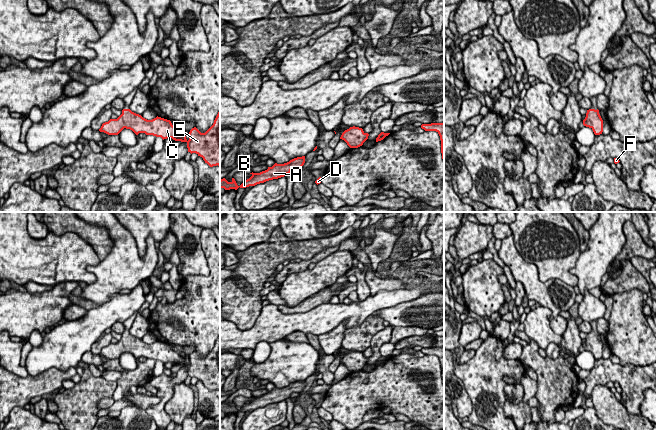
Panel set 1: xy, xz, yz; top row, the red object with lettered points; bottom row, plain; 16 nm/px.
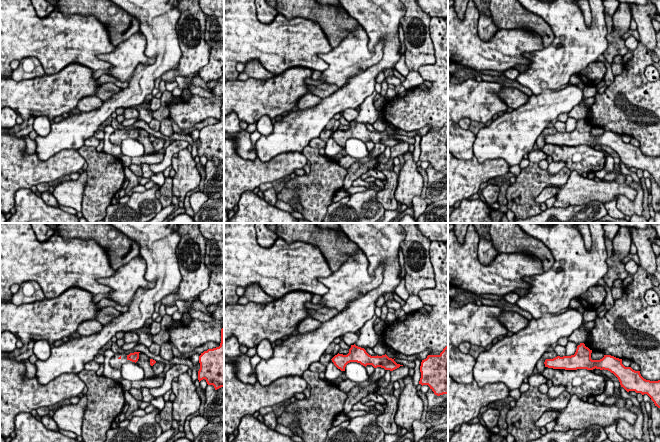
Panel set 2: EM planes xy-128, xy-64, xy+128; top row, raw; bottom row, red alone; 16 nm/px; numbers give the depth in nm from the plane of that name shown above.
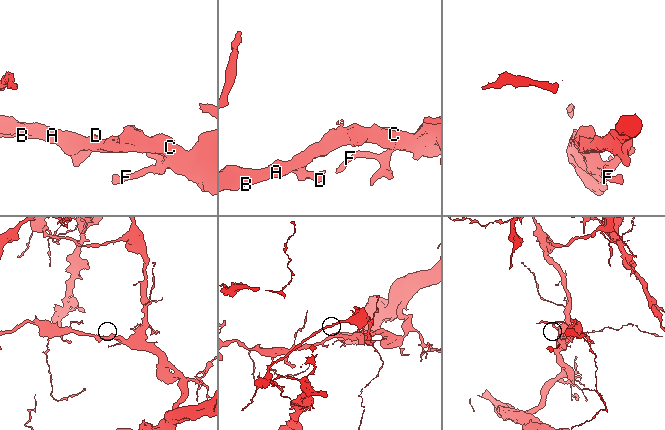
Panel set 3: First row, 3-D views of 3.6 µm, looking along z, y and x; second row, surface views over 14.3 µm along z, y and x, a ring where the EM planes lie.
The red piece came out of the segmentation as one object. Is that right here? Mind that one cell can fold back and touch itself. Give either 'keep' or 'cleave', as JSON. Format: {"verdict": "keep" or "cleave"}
{"verdict": "keep"}

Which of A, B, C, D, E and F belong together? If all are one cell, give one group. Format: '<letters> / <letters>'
A B C D E F

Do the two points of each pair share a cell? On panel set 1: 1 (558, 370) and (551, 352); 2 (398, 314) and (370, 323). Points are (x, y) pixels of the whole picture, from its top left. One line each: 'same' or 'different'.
1: different
2: different

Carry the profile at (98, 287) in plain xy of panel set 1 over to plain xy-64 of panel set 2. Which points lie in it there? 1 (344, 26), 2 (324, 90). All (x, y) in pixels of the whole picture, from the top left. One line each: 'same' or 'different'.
1: different
2: different

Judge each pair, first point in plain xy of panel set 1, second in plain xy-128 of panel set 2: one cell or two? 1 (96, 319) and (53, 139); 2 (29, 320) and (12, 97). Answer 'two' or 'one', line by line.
1: one
2: one

